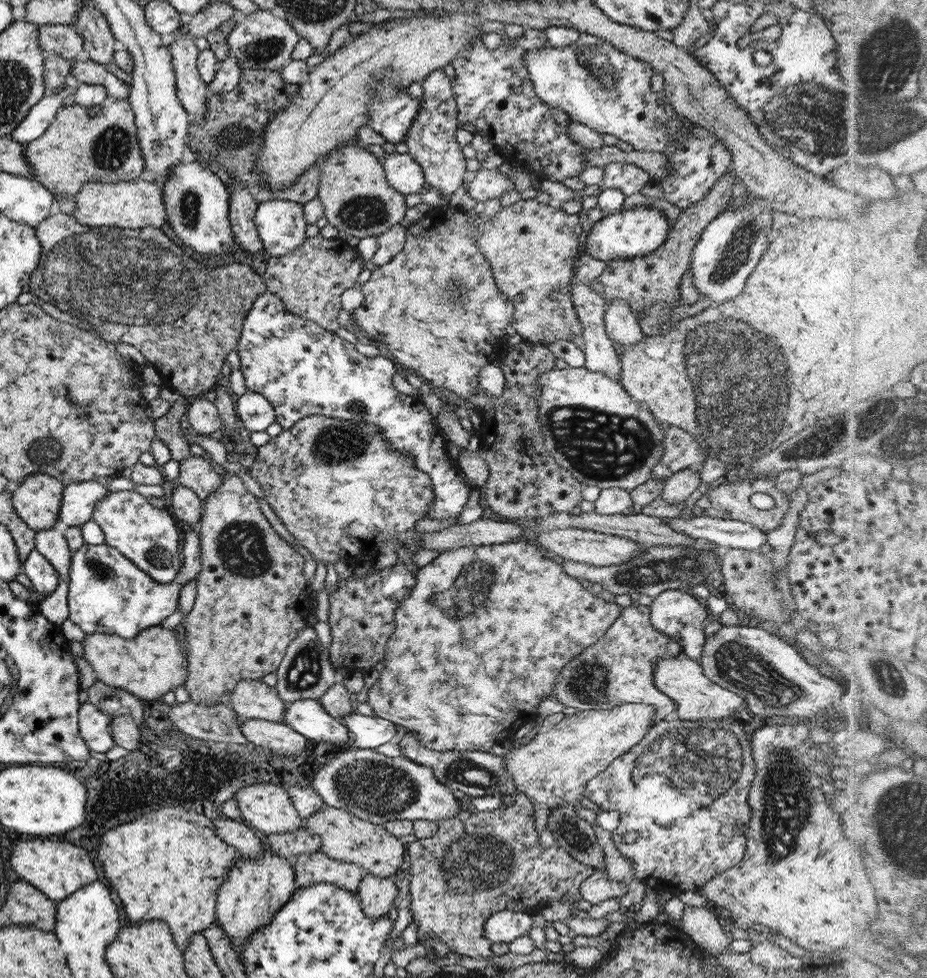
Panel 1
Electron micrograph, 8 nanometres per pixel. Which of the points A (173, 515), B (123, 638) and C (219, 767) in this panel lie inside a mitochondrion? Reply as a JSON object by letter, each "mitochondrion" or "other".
{"A":"other","B":"other","C":"mitochondrion"}

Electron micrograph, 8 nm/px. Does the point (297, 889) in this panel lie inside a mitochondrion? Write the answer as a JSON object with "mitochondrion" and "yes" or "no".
{"mitochondrion":"no"}

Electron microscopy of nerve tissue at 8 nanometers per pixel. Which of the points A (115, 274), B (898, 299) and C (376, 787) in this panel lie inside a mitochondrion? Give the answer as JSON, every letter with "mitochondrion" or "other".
{"A":"mitochondrion","B":"other","C":"mitochondrion"}

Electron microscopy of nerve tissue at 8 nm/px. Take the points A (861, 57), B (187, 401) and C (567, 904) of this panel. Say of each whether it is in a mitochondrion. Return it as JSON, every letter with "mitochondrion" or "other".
{"A":"mitochondrion","B":"other","C":"other"}

